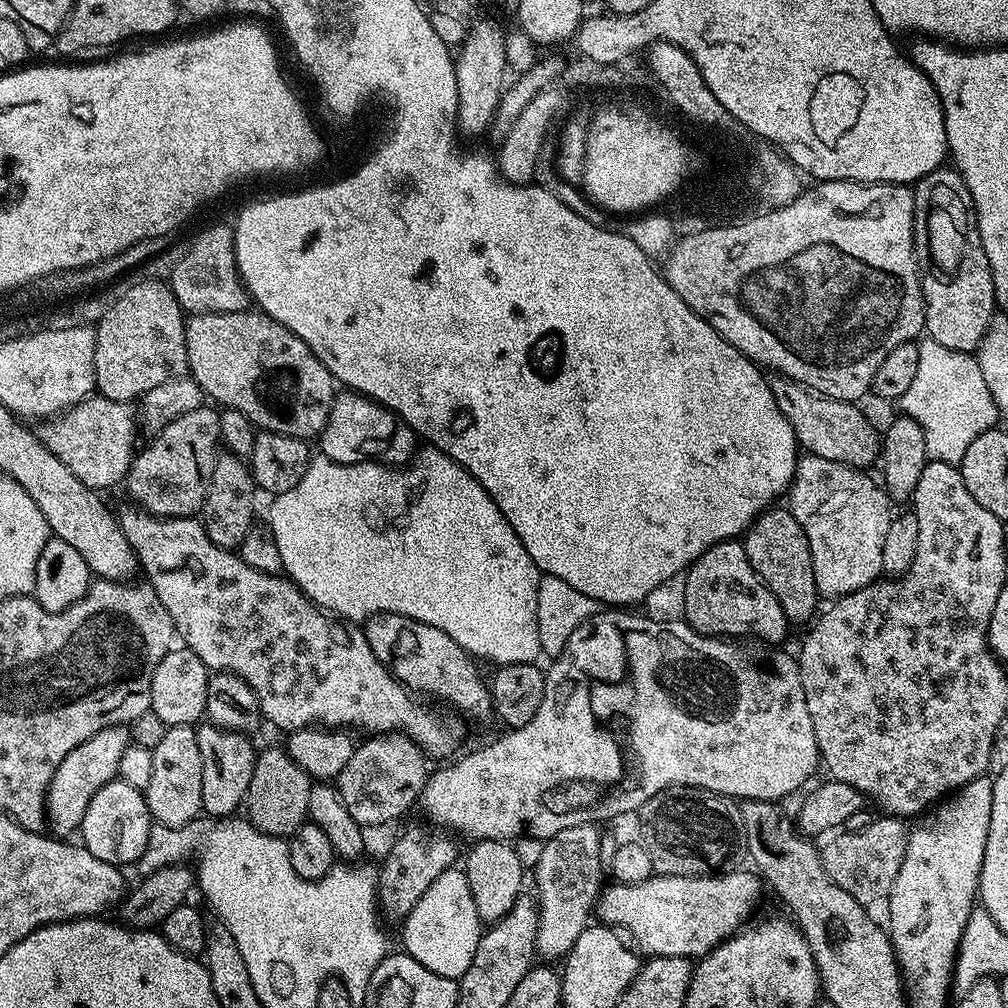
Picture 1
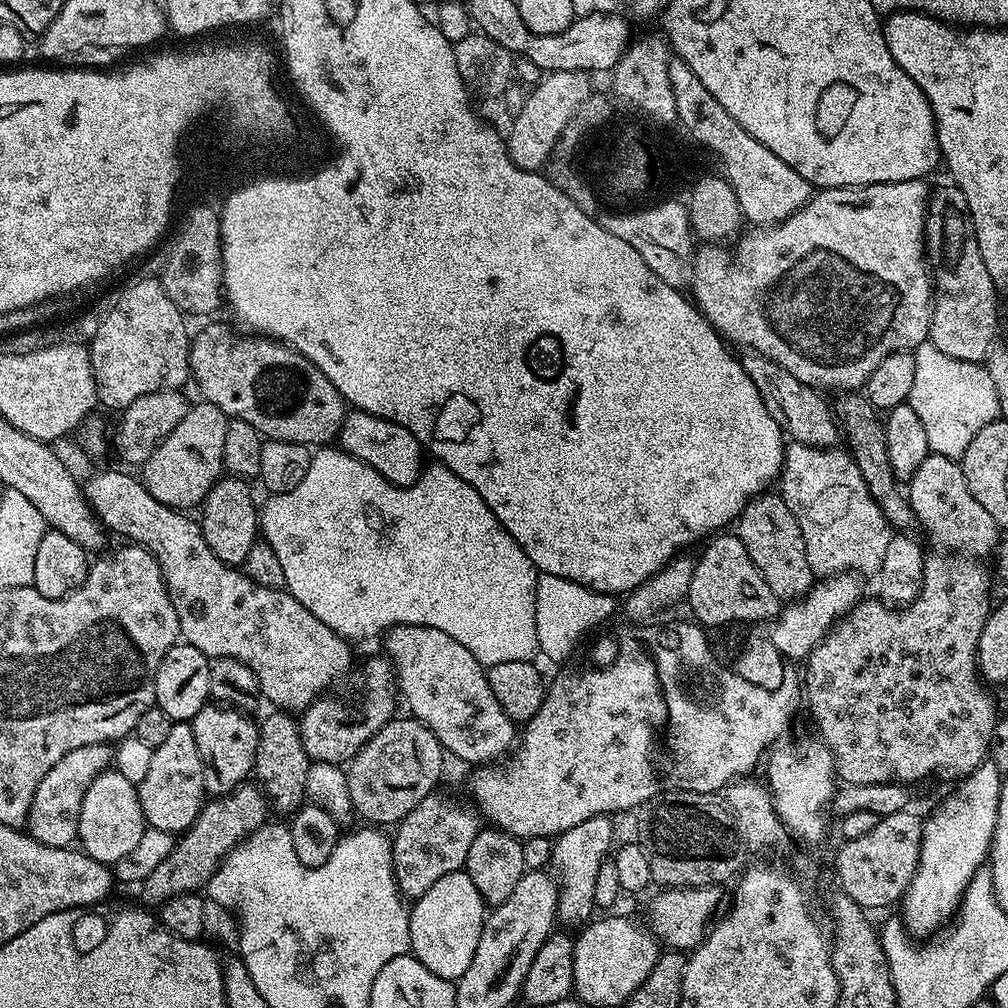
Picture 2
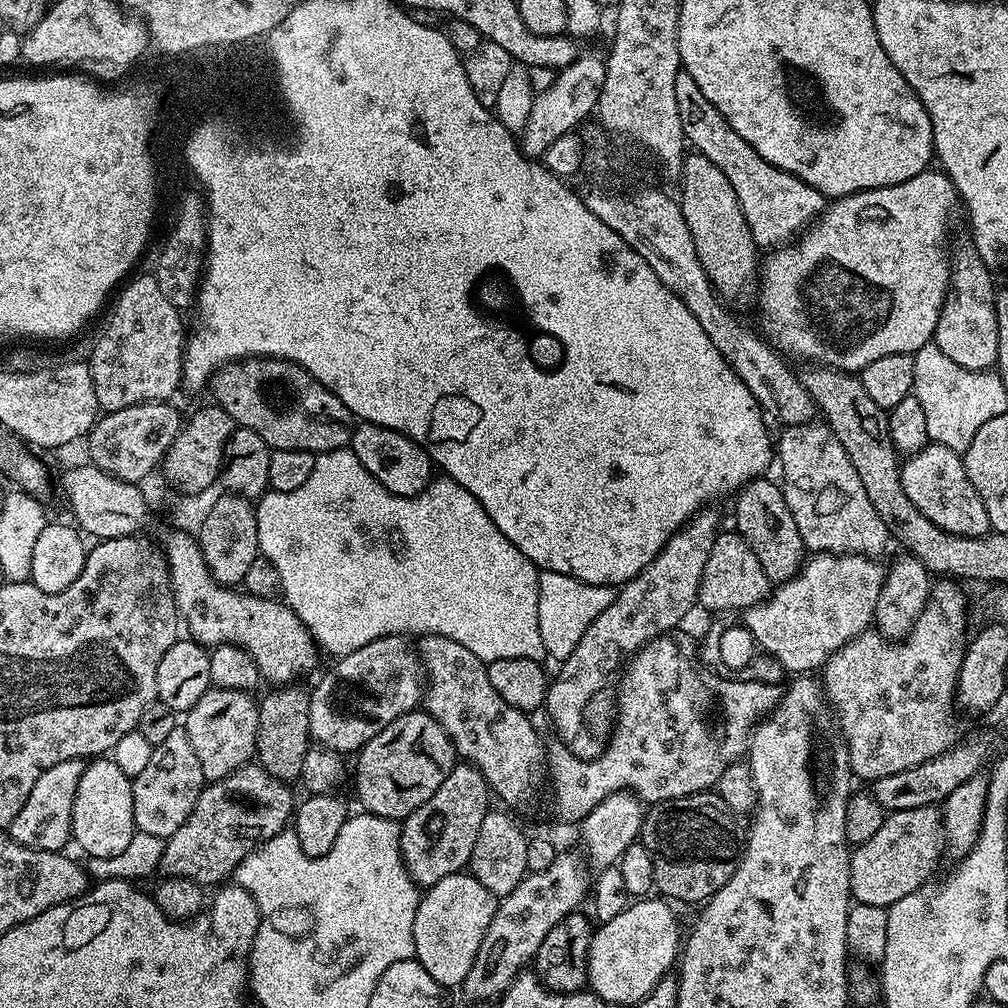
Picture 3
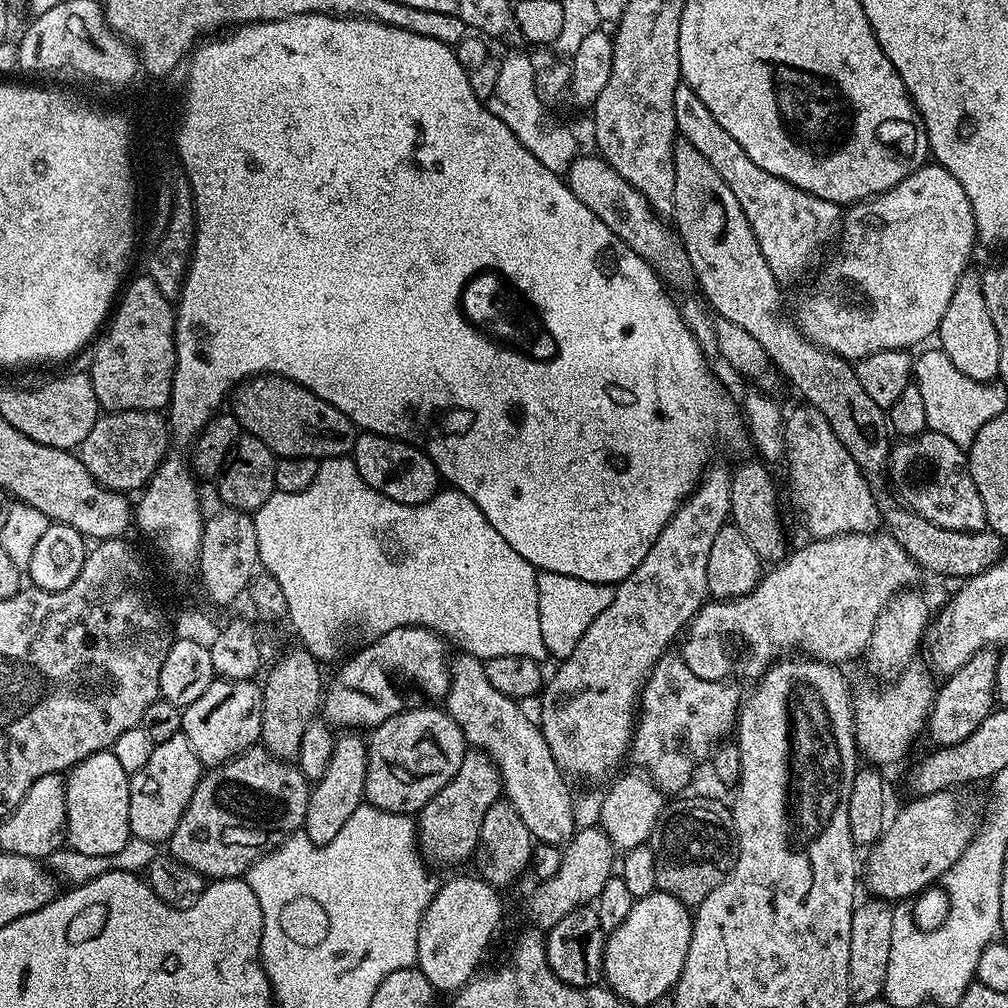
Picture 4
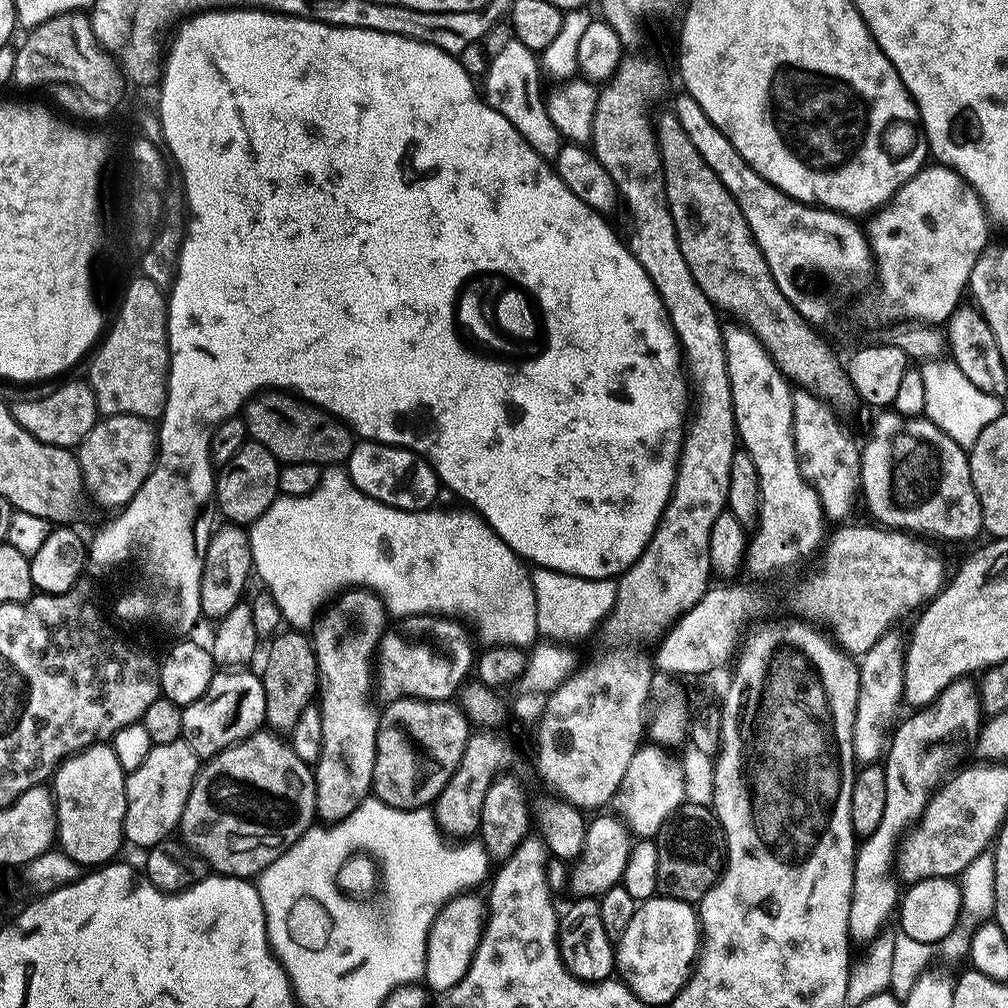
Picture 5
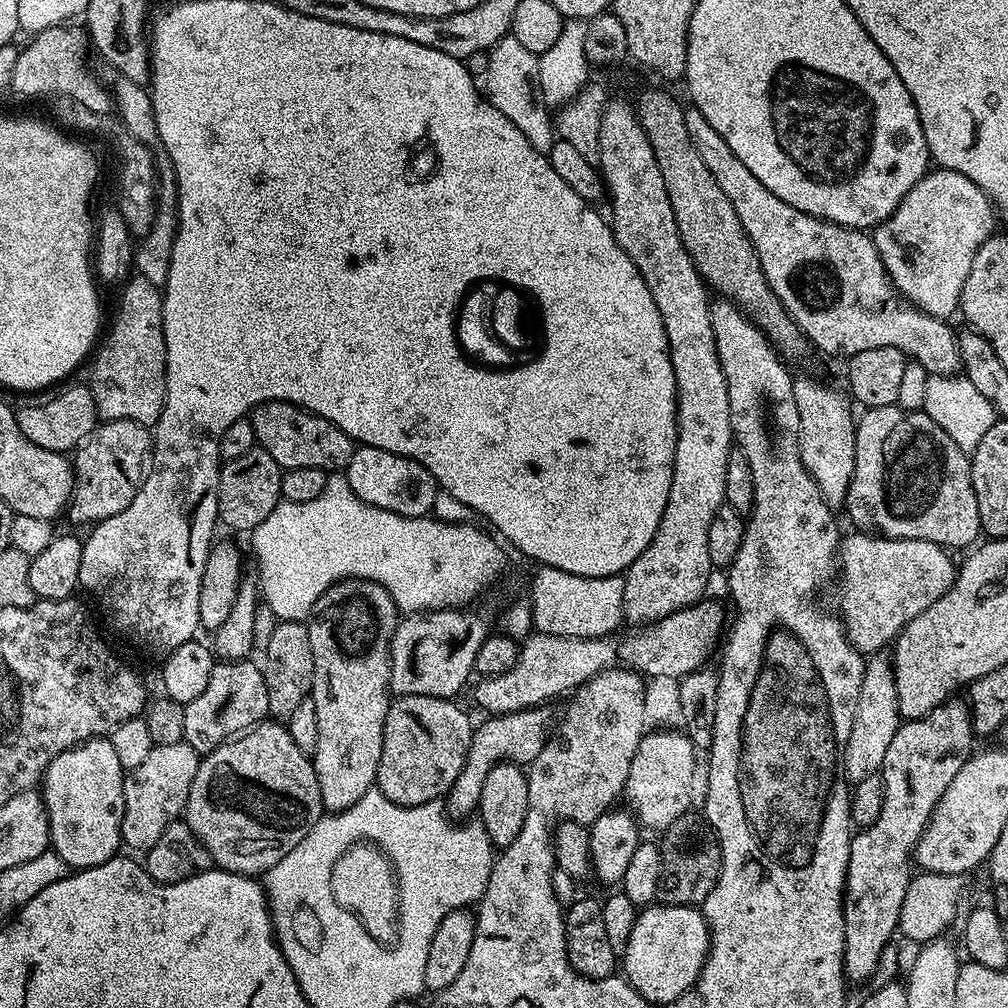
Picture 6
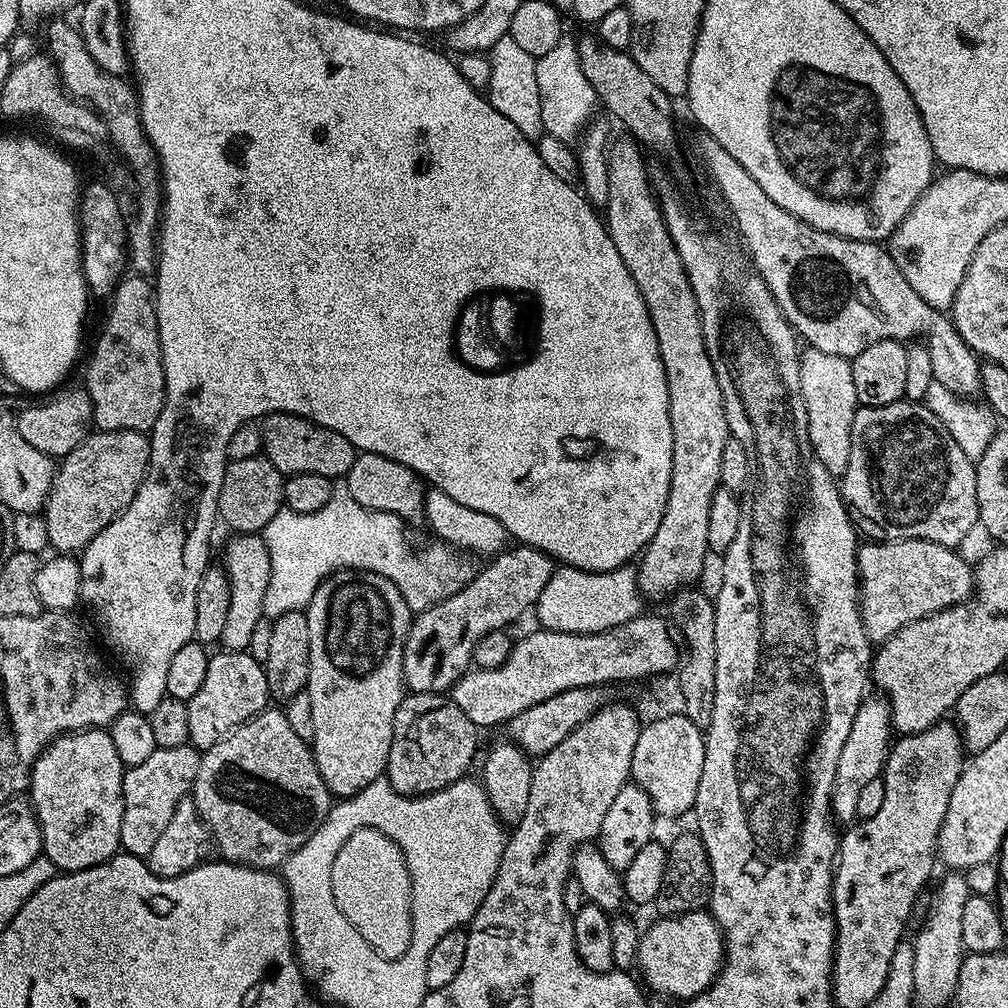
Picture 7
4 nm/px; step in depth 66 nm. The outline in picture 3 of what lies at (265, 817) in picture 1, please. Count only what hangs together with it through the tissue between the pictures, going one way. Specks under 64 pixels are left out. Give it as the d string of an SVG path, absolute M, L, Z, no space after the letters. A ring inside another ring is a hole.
M288 686L283 690L272 690L272 693L258 707L258 738L256 755L260 767L274 778L285 782L299 781L302 762L306 759L306 750L310 747L308 727L310 726L310 692L306 687Z

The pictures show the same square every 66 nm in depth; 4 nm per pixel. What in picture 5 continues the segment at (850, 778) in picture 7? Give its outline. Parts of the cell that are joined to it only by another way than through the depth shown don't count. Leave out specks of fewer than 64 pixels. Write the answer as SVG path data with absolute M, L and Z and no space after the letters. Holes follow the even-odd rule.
M890 630L882 634L882 638L878 638L878 642L874 642L874 646L870 646L864 656L859 657L860 689L852 727L852 745L856 759L861 765L875 764L885 755L890 729L897 719L896 711L904 700L905 651L905 637L900 637L896 630Z

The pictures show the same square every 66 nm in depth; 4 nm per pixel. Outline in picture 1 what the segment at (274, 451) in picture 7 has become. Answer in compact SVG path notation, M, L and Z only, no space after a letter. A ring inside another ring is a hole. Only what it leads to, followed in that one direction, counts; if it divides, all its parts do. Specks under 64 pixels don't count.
M200 310L185 319L184 329L188 372L209 401L217 400L212 402L241 411L257 429L265 432L277 432L305 442L311 441L311 436L319 437L332 413L338 384L298 334L259 310Z

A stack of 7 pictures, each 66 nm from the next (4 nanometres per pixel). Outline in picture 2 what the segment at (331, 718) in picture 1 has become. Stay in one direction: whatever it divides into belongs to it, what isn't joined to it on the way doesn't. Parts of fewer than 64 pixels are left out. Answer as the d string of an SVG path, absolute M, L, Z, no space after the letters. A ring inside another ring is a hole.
M96 472L89 478L88 484L86 480L83 489L89 506L109 533L117 532L125 536L125 541L138 544L154 554L162 570L170 602L174 602L174 610L178 614L183 643L202 650L202 654L209 658L221 656L246 662L246 666L258 674L260 695L267 703L268 700L272 703L273 709L289 714L303 713L305 708L331 689L328 687L335 680L342 679L351 670L353 645L349 641L314 618L314 614L310 614L310 610L306 610L306 606L302 606L302 602L298 602L298 598L284 588L259 585L239 567L224 564L214 550L206 546L199 523L188 517L191 515L158 502L158 498L146 490L143 479L136 477L135 480L128 472Z

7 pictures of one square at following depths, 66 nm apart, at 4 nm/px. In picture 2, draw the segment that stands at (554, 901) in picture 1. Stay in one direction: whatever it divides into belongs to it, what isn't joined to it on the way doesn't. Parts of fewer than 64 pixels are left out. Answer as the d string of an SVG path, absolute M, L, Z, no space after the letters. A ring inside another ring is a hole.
M608 814L595 816L586 822L578 822L578 826L555 837L550 864L552 868L556 867L554 876L560 886L560 901L556 911L561 921L565 920L568 924L580 926L593 915L591 912L597 907L594 886L598 877L598 868L614 848L612 820L613 817Z

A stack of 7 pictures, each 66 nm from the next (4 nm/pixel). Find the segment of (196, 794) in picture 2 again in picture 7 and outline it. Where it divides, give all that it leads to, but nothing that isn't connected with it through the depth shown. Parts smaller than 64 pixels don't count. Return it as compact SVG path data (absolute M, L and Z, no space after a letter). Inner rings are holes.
M186 743L173 748L156 748L146 762L128 768L122 782L124 805L122 806L122 830L120 846L127 855L146 858L154 850L154 842L166 830L174 806L182 802L192 791L192 783L198 774L201 753Z

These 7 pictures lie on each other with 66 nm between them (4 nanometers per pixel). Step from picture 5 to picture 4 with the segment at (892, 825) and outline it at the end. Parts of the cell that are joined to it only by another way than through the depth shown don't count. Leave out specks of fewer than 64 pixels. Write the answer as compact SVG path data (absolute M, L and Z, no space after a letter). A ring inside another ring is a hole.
M983 648L974 653L954 673L947 677L945 684L936 689L936 701L932 703L932 711L926 721L926 736L933 740L933 745L945 746L962 742L962 738L970 738L978 726L982 726L982 718L986 718L994 710L996 698L996 675L1000 652L996 648Z

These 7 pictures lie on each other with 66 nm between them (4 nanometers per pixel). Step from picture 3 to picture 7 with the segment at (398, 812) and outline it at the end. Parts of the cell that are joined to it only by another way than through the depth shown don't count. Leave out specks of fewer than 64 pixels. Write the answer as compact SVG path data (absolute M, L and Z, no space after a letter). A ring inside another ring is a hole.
M435 692L405 695L404 701L394 714L386 779L392 789L403 796L425 796L449 788L454 782L469 775L468 767L476 756L476 735L476 725L470 722L470 718L466 718L466 714L462 714L462 710L458 710L458 706L447 695Z

